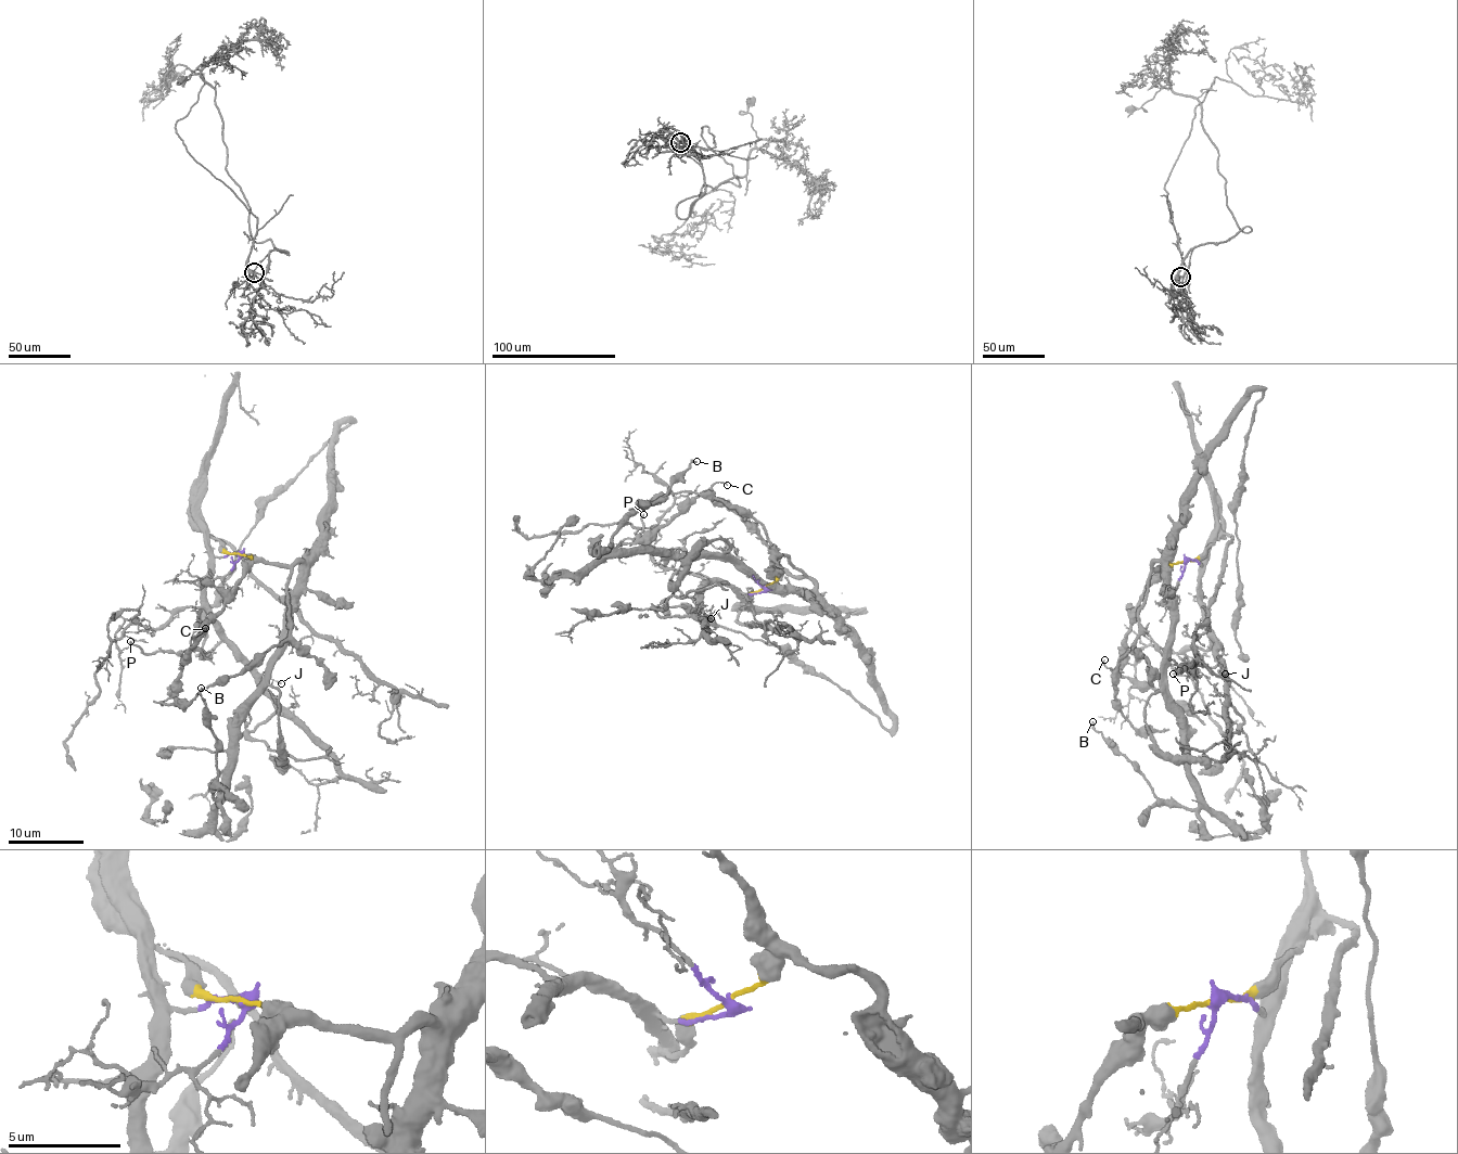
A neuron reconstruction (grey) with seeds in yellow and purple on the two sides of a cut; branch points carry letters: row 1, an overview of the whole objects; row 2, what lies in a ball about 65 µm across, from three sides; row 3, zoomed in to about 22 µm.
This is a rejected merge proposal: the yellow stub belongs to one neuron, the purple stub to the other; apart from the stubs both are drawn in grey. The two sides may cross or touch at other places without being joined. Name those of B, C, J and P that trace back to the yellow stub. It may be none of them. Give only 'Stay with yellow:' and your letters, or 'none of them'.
Stay with yellow: B, C

